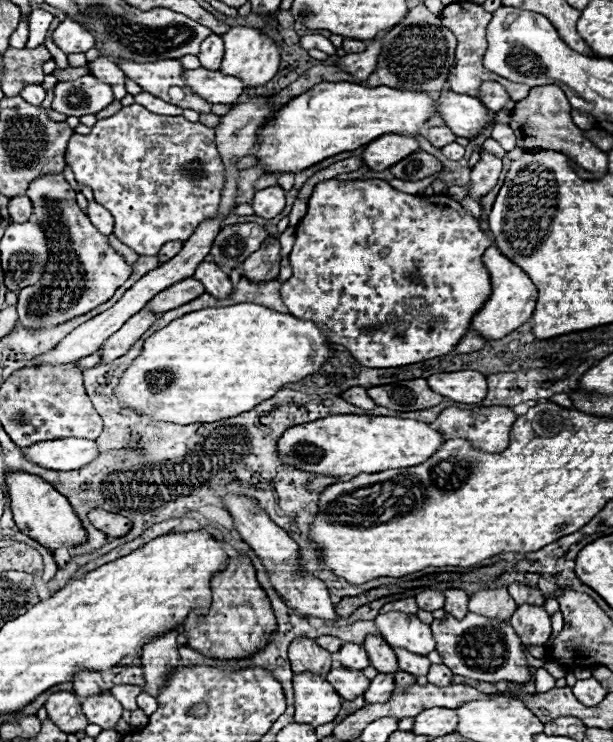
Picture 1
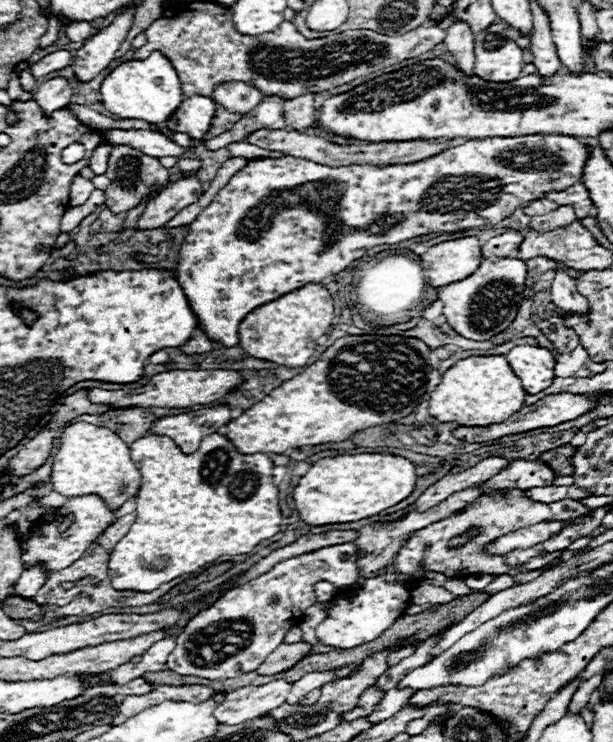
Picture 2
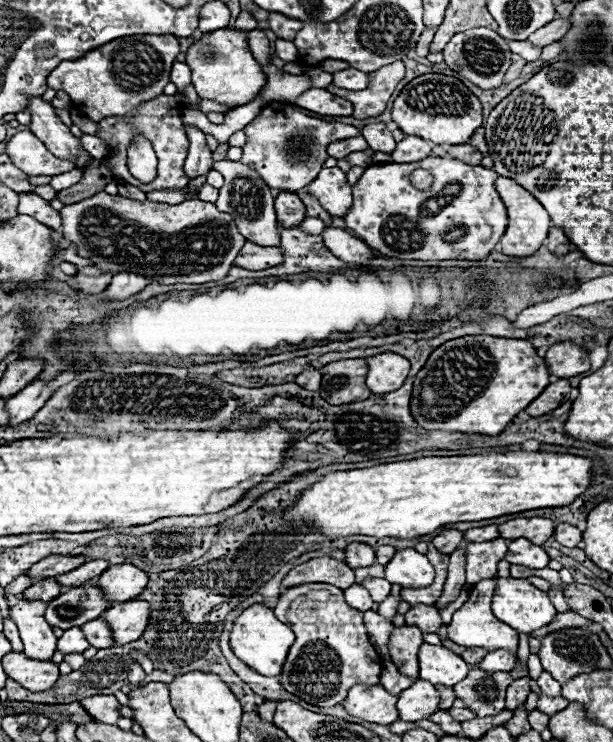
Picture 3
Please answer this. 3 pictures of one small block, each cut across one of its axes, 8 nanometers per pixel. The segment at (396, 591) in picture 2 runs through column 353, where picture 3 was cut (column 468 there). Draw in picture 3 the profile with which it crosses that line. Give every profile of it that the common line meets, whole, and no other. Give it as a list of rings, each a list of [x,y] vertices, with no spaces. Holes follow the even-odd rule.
[[[484,580],[478,582],[474,588],[474,594],[468,594],[466,604],[454,612],[452,622],[448,624],[448,638],[452,642],[456,642],[458,646],[466,646],[466,648],[484,648],[486,652],[492,650],[508,650],[512,654],[516,654],[518,650],[518,634],[516,630],[512,630],[510,626],[504,626],[504,622],[496,620],[496,616],[492,614],[492,596],[494,596],[494,588],[496,582],[494,580]]]

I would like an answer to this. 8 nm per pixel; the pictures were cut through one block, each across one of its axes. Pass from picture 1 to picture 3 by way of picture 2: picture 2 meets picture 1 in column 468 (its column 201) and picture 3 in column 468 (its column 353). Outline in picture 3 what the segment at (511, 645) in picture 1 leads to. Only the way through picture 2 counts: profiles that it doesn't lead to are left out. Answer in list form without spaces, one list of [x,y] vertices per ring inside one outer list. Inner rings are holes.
[[[496,538],[480,544],[466,544],[466,582],[476,584],[486,578],[496,576],[496,564],[504,560],[508,550],[508,542],[504,538]]]

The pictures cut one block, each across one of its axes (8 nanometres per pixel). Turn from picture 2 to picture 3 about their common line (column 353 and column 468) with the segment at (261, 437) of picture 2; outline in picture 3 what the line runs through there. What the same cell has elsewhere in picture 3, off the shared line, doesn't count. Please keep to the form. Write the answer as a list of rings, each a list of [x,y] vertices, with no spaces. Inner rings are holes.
[[[464,336],[436,348],[416,374],[410,414],[424,430],[498,436],[548,386],[548,366],[528,340]]]

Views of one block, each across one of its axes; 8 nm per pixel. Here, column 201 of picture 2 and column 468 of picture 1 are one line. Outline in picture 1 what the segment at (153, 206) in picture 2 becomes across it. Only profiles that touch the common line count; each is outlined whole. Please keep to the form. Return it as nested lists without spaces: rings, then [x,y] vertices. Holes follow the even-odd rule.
[[[482,150],[480,162],[472,168],[468,188],[452,186],[452,188],[448,188],[448,196],[452,196],[456,202],[462,202],[466,196],[480,202],[496,186],[500,172],[502,172],[502,160]]]

